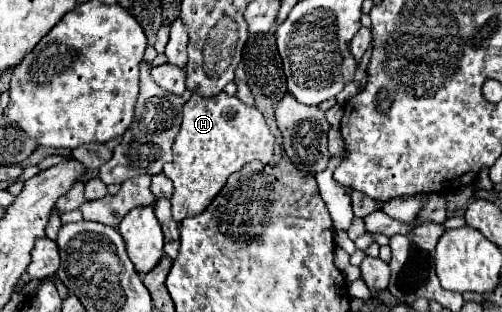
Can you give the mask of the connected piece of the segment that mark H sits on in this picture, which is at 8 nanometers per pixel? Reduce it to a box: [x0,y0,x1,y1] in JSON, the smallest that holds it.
[163,91,275,223]

